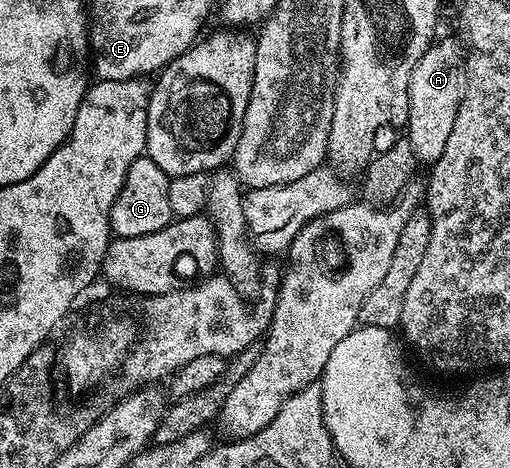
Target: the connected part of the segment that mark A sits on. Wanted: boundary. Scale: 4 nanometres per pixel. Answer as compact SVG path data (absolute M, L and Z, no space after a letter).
M437 39L426 50L426 54L418 58L418 66L414 66L414 74L410 74L406 139L421 165L431 166L438 158L442 158L442 150L446 150L446 142L450 139L450 129L454 127L454 118L458 114L462 97L464 97L464 56L461 45L457 41L455 44L452 40Z

